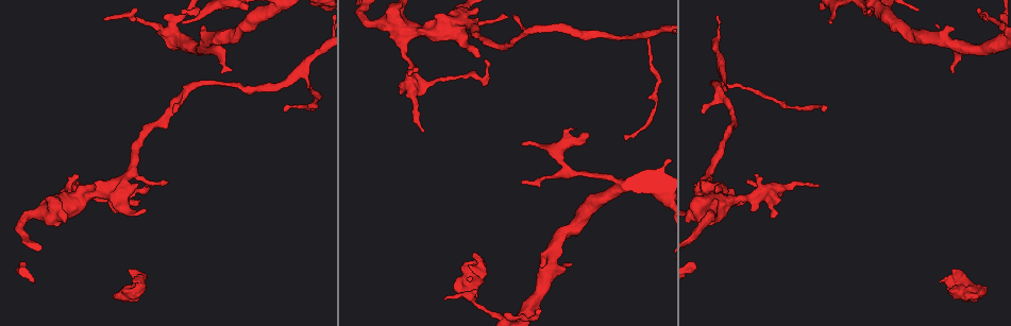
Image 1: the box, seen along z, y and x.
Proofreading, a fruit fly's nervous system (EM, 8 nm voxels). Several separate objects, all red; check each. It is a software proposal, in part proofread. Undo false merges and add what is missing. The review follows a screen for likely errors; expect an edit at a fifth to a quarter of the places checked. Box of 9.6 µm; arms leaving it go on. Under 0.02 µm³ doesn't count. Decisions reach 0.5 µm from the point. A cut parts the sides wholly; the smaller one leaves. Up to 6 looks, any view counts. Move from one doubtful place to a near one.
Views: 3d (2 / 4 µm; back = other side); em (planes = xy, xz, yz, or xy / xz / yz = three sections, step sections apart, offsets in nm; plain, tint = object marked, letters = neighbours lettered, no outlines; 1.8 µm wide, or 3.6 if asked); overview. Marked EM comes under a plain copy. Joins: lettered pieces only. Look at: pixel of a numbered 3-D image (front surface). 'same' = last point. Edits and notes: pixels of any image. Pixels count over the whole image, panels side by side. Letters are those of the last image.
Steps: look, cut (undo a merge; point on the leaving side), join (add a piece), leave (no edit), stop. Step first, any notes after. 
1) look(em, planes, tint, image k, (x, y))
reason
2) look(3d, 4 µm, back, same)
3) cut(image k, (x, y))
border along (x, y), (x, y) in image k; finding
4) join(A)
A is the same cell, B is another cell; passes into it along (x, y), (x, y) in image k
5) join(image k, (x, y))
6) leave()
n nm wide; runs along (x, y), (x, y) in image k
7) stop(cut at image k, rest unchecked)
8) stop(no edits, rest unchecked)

look(em, planes, letters, image 1, (133, 278))
branch stops here

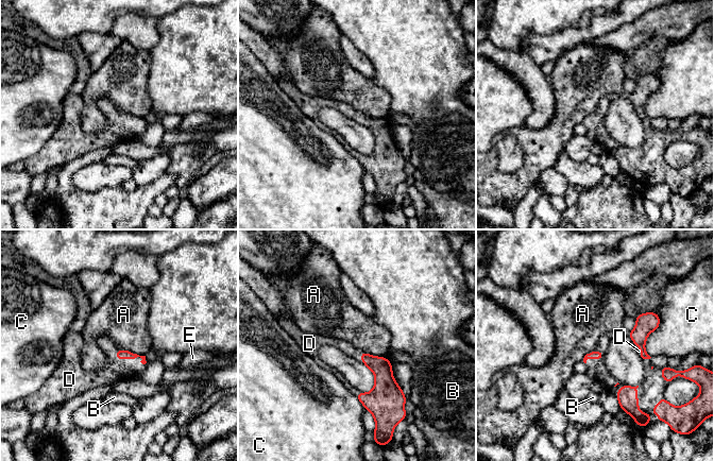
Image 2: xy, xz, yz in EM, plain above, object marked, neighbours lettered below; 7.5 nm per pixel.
join(D)
D is the same cell, A, B, C and E are other cells; the neuron continues

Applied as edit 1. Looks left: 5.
look(overview)
see it whole again

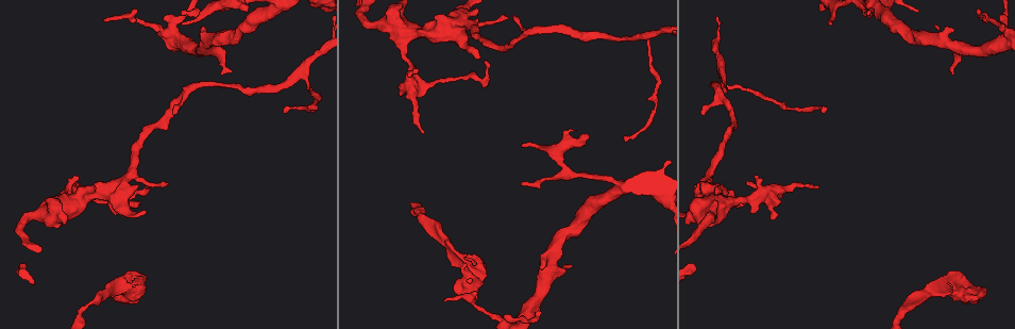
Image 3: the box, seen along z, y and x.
look(em, planes, letters, image 3, (772, 218))
tapers out

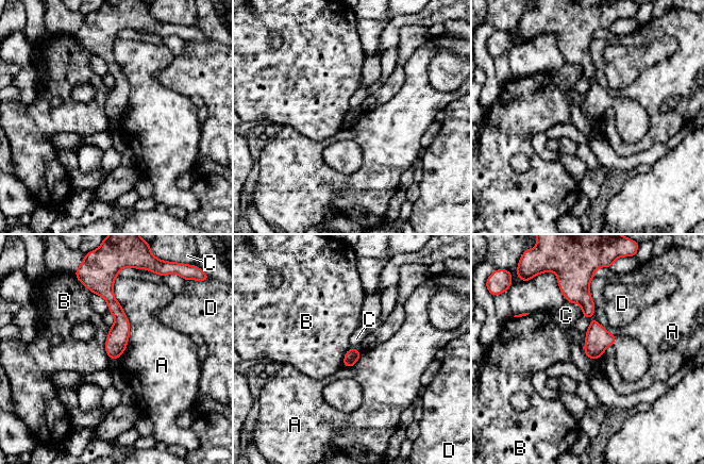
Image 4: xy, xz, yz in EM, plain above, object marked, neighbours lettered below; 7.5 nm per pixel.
leave()
110 nm wide; A, B, C and D are other cells; runs along (109, 290), (119, 314), (116, 355) in image 4; no lettered piece goes on from it

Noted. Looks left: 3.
look(3d, 4 µm, back, image 3, (513, 19))
tapers out

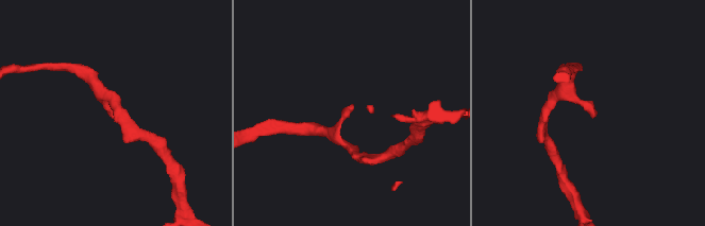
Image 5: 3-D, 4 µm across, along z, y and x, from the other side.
look(em, planes, letters, image 5, (593, 116))

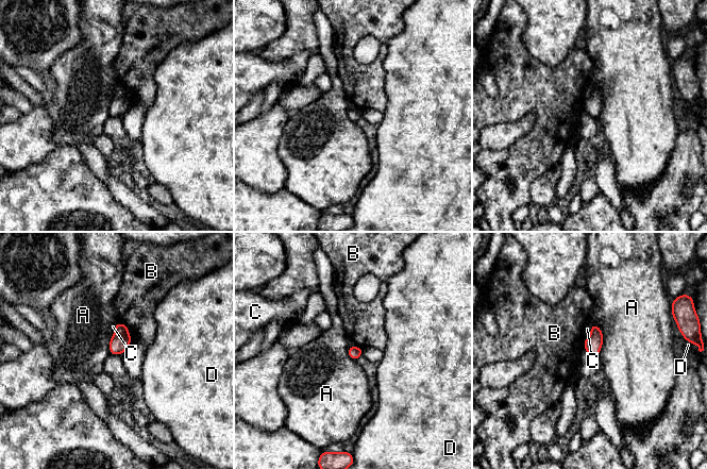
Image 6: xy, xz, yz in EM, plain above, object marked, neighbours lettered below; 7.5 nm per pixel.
leave()
A, B, C and D are other cells; border along (591, 323), (602, 333), (598, 354) in image 6; no lettered piece goes on from it

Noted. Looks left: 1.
stop(join at image 2, rest unchecked)

